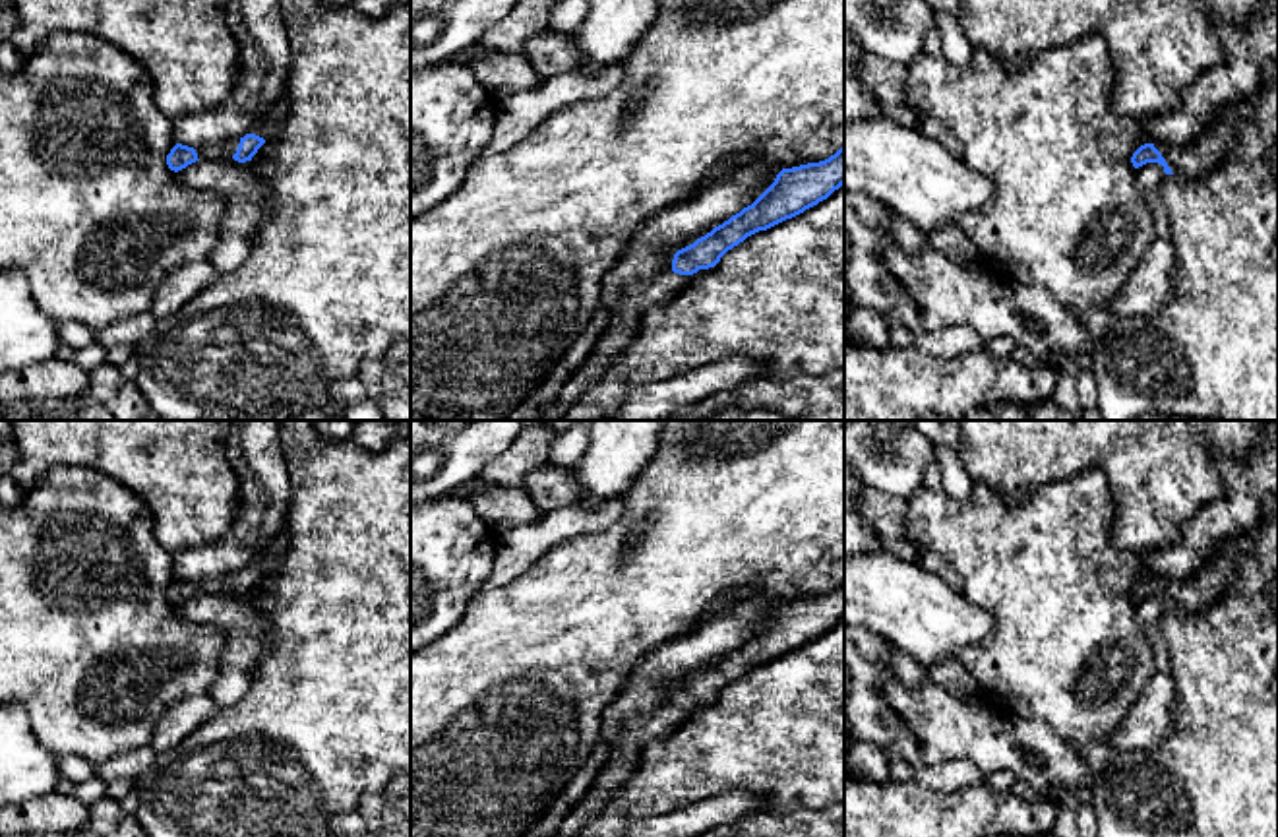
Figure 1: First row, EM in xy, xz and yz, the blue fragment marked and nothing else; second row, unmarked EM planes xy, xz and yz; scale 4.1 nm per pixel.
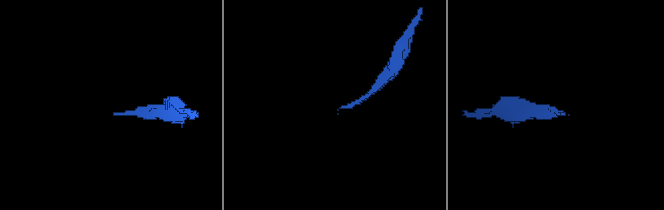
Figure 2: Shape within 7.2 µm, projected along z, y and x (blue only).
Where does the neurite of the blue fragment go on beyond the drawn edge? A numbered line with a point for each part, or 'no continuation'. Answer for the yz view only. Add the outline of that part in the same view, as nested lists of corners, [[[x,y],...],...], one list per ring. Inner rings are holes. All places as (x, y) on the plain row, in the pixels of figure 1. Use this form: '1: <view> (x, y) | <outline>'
1: yz (1195, 593) | [[[1257,529],[1233,539],[1228,550],[1216,550],[1191,577],[1154,577],[1173,608],[1201,612],[1214,604],[1233,583],[1241,558],[1255,548]]]

